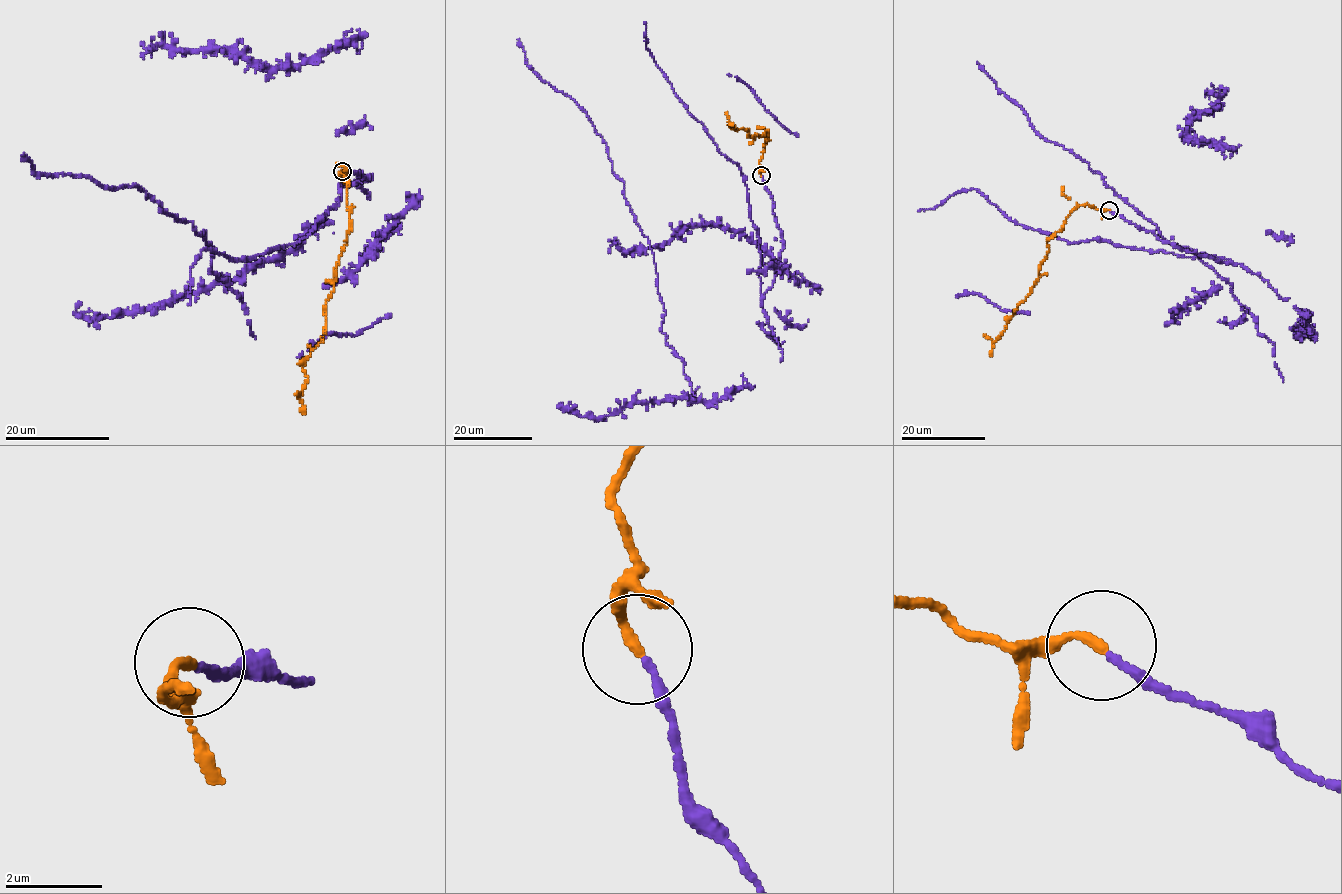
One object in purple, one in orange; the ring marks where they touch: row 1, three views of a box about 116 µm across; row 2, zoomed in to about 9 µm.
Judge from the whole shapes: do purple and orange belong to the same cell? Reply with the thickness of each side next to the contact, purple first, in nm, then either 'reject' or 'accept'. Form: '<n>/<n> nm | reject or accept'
160/200 nm | accept

